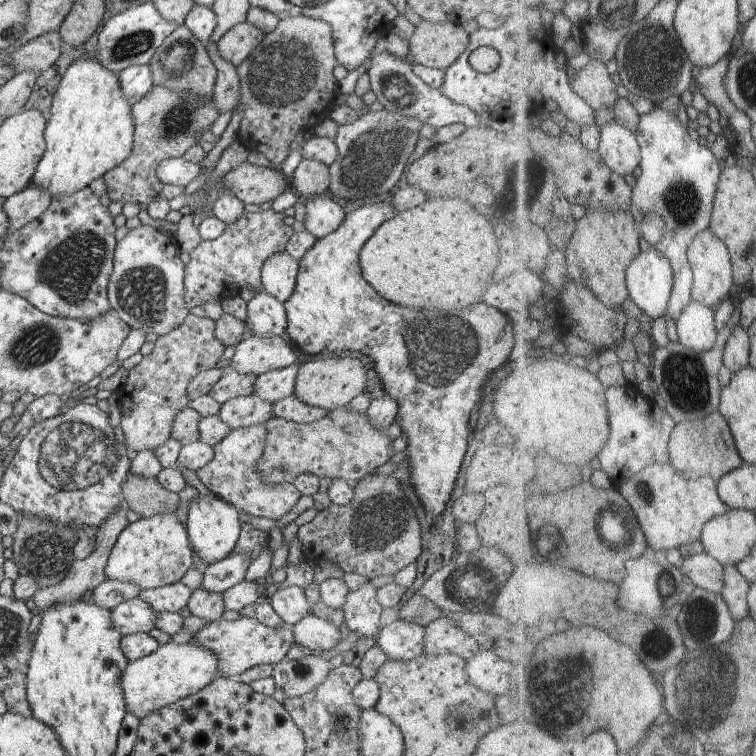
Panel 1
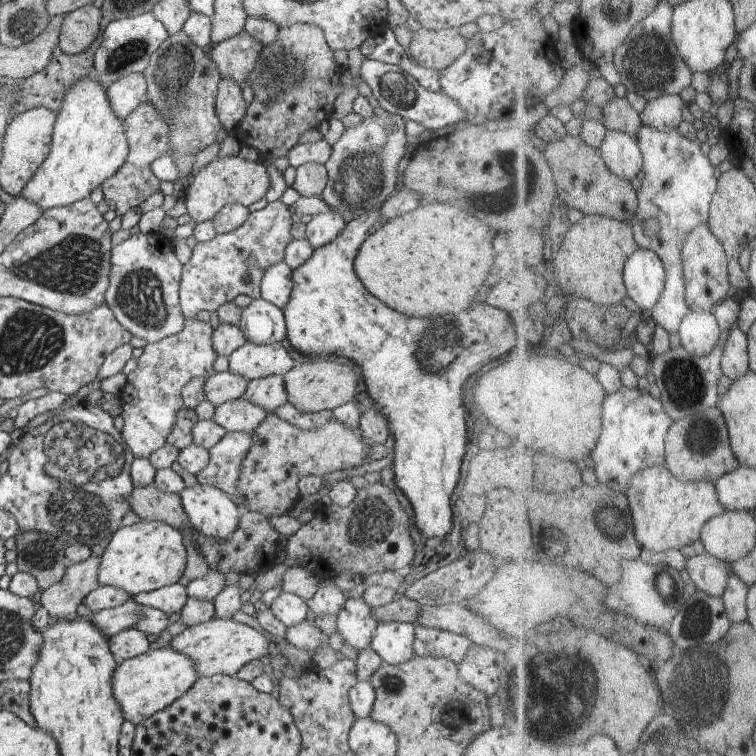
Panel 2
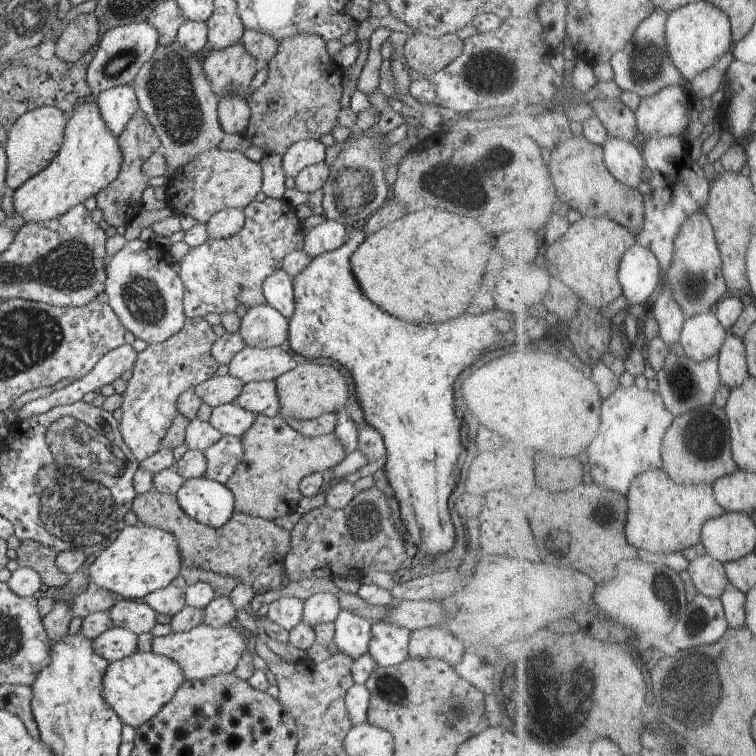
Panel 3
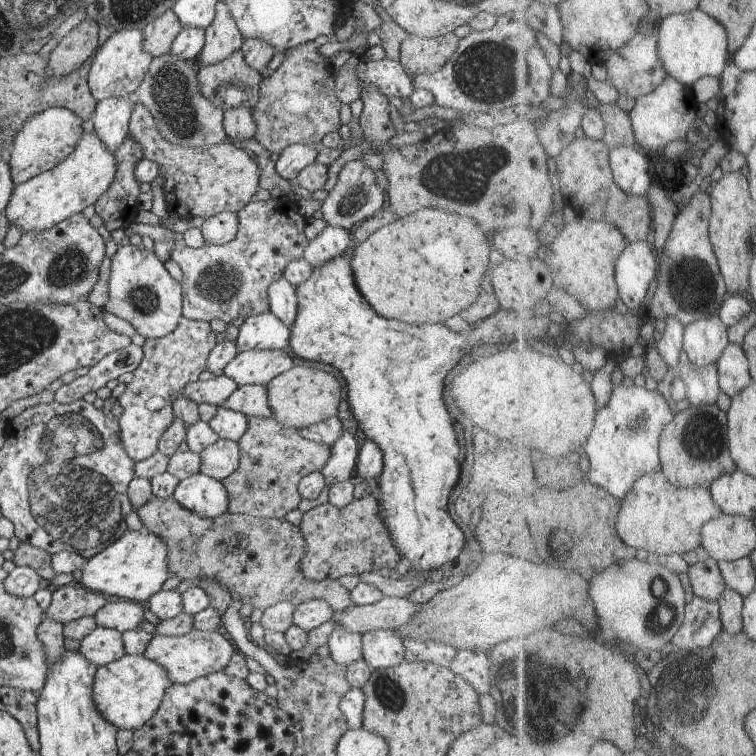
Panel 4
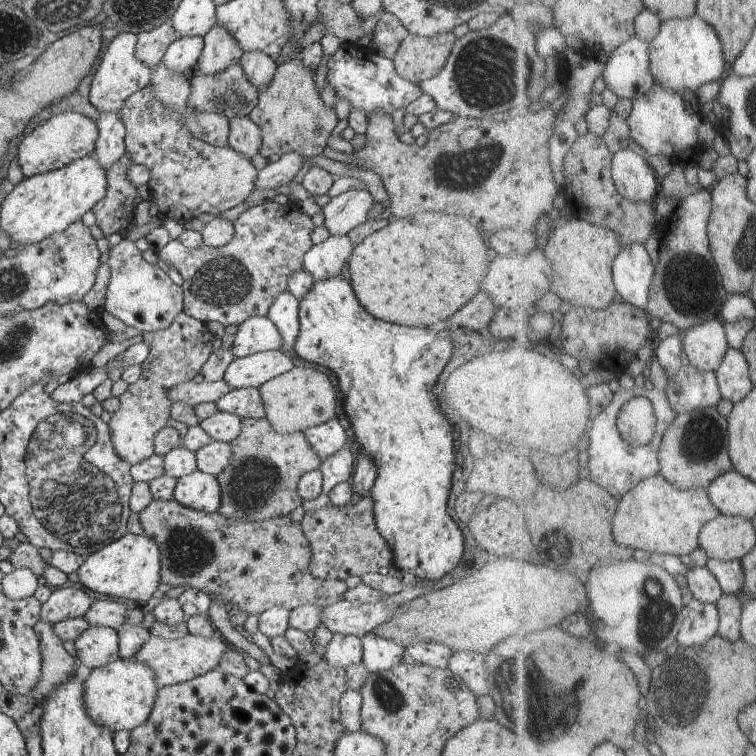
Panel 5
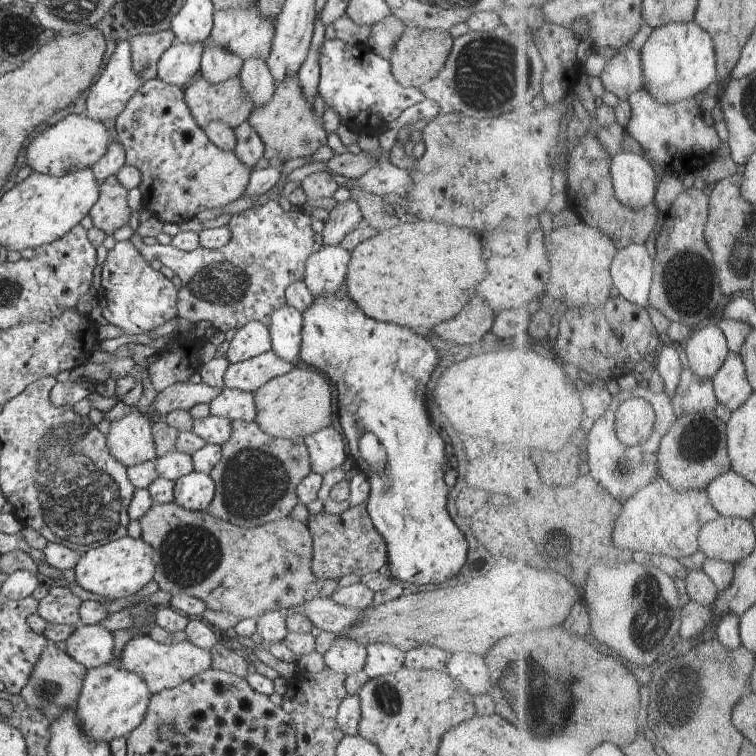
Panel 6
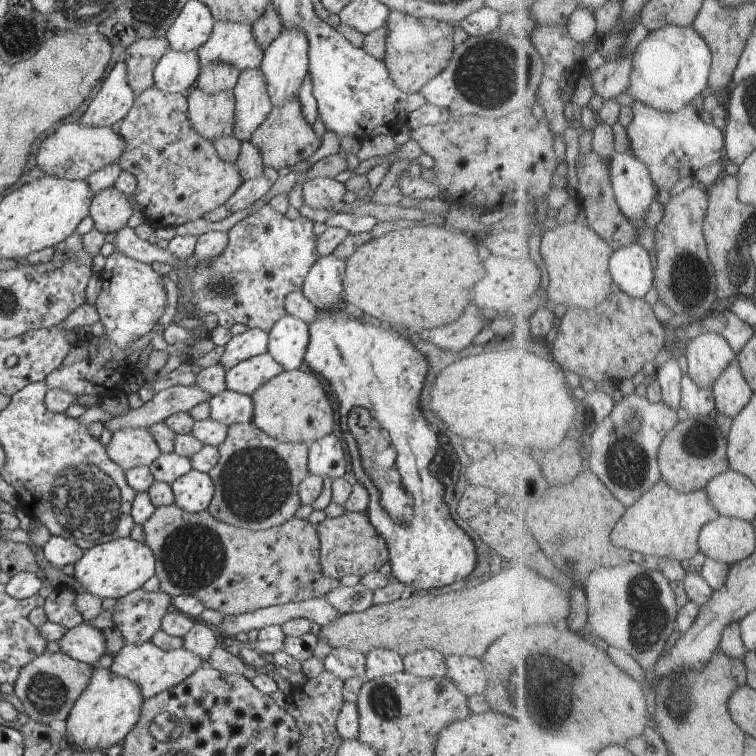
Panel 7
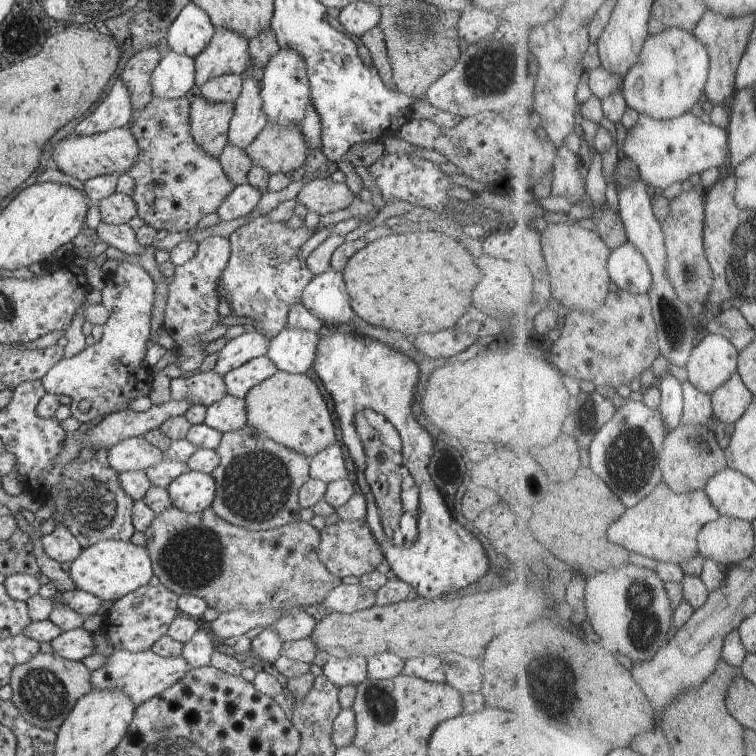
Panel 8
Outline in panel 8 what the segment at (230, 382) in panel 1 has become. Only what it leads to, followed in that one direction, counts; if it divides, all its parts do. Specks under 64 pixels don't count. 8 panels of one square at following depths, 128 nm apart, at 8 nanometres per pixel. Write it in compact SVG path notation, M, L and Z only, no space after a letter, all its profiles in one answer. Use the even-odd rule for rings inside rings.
M170 399L162 403L154 400L151 408L144 412L128 408L110 413L99 424L90 427L83 441L90 442L94 450L102 448L108 450L121 440L144 436L148 431L159 429L165 420L184 415L192 405L190 399L180 401Z

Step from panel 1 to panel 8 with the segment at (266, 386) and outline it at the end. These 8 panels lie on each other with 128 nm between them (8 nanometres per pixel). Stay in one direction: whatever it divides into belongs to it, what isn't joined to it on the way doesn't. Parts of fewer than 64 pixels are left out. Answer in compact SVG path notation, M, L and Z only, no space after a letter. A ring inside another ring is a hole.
M227 394L207 407L204 423L222 434L242 430L247 425L245 399Z

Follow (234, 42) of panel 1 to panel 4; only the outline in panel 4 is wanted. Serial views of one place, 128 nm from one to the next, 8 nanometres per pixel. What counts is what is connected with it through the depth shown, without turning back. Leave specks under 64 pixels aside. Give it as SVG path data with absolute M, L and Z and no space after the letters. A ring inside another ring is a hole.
M242 49L230 54L226 60L211 65L197 65L197 81L200 94L208 98L218 108L218 98L222 100L222 86L234 86L242 90L252 90L252 94L259 92L262 76L254 68L250 68L244 60Z

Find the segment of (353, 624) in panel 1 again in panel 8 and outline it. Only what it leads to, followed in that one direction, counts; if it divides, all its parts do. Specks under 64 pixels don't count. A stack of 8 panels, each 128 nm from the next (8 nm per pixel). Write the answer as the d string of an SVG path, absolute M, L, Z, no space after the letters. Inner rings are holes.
M362 655L350 656L344 660L331 657L322 670L326 680L336 688L357 686L367 679L367 659Z

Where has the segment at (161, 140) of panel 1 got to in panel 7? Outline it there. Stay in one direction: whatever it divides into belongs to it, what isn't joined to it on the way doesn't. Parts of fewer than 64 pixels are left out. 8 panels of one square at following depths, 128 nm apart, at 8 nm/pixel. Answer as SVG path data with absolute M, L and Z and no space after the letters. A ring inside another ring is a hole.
M115 186L95 193L89 208L95 228L105 235L122 230L133 212L133 206L127 195L118 192Z

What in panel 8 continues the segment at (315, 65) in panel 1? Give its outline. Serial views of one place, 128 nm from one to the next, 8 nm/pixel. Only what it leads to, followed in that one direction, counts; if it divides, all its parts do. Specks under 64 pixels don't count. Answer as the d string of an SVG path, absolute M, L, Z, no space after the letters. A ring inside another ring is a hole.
M267 123L245 151L251 162L266 170L268 174L286 174L304 166L308 144L302 136L300 126Z

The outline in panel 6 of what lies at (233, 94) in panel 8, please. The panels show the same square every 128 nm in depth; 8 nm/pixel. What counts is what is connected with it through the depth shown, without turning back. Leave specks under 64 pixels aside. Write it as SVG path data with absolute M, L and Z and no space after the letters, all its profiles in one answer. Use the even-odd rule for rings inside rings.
M204 43L203 48L199 76L208 84L222 84L239 75L243 65L240 56L236 56L234 52L228 52L222 46L216 46L216 44Z

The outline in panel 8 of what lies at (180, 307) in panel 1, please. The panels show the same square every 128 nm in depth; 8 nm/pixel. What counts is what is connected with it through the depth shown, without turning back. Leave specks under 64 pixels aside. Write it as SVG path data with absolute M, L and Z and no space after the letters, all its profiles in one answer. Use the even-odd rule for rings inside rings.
M119 261L118 268L105 276L101 303L110 312L110 318L102 325L102 338L72 358L64 356L42 376L42 386L46 393L70 396L71 414L81 423L126 410L139 397L156 397L152 391L154 374L138 374L146 367L142 360L150 342L155 288L154 280L142 266ZM82 400L92 402L88 412L80 410Z

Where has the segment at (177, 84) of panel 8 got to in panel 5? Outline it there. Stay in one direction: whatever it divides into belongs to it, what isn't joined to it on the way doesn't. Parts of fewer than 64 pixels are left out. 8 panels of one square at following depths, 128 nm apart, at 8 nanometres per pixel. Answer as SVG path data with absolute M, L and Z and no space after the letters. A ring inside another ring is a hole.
M179 37L169 44L162 58L162 64L172 72L185 74L188 77L195 72L202 49L203 37Z

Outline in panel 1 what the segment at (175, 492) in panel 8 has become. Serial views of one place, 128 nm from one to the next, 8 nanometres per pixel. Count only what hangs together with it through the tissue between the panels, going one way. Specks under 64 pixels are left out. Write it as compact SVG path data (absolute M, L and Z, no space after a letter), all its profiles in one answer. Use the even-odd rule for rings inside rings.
M199 493L190 501L186 519L187 535L196 554L204 560L205 566L226 558L234 550L241 534L241 522L236 509L234 505L226 504L226 500L218 500L218 496L214 496L213 493L209 495Z

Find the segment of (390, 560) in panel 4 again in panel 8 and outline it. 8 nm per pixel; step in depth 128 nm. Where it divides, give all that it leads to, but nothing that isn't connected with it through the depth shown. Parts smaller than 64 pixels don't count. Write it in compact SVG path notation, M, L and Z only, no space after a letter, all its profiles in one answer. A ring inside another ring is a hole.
M343 520L336 524L325 525L319 530L319 534L321 536L318 552L320 560L332 574L340 579L344 576L361 577L368 572L374 572L378 564L384 560L382 549L364 520L354 522Z

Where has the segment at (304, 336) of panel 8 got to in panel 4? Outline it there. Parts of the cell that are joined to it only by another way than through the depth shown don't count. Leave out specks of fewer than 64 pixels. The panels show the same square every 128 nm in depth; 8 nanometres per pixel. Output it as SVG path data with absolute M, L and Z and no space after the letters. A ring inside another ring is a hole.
M282 277L268 288L269 311L290 329L295 324L298 301L295 286Z

